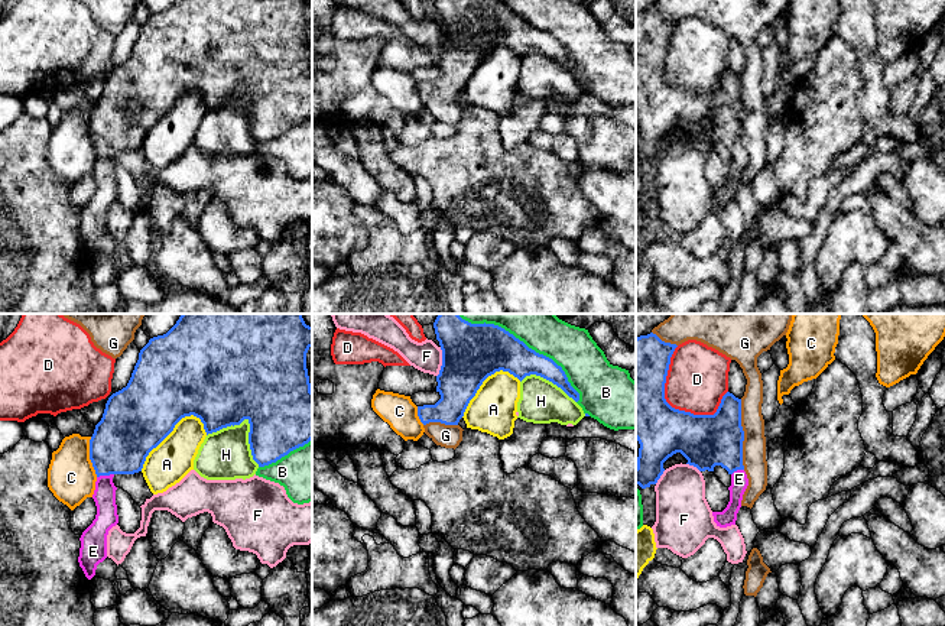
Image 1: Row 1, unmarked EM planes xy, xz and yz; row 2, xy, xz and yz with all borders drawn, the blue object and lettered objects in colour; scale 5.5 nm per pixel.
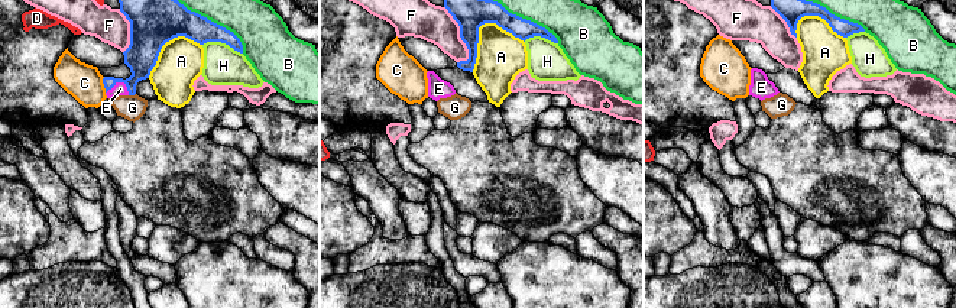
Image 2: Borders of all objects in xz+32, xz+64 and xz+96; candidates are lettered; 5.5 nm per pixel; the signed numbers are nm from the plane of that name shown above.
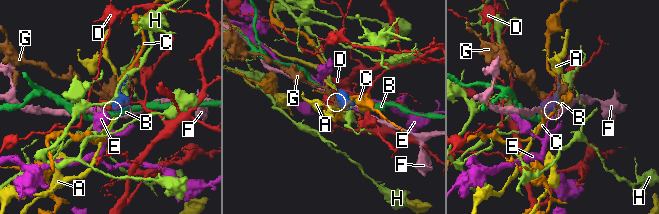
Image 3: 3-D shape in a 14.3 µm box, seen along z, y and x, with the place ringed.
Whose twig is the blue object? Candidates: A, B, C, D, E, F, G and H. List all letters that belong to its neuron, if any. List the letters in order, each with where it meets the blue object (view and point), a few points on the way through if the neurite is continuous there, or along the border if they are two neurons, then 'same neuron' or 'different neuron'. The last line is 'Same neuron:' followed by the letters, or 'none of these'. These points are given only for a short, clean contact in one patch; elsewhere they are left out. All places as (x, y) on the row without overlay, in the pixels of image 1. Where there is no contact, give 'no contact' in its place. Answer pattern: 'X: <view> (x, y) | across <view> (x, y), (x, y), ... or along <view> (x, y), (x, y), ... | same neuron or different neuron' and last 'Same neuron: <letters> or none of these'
A: xy (166, 112) | different neuron
B: xz (542, 31) | different neuron
C: xy (90, 133) | along xy (90, 113), (90, 138), (97, 152) | different neuron
D: yz (663, 73) | different neuron
E: xy (104, 151) | across xy (123, 114), (111, 127), (104, 151), (104, 171) | same neuron
F: xz (442, 38) | along xz (441, 23), (441, 45), (437, 52) | different neuron
G: yz (743, 110) | different neuron
H: xy (249, 99) | different neuron
Same neuron: E

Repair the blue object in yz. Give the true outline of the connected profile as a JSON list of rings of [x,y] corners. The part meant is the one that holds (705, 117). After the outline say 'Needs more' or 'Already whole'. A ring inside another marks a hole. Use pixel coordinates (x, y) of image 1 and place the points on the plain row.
[[[653,9],[636,14],[636,116],[640,120],[636,160],[642,165],[656,160],[665,147],[663,139],[676,129],[681,129],[688,136],[686,140],[699,147],[714,147],[715,142],[721,142],[731,152],[730,178],[722,188],[712,188],[712,192],[717,202],[727,204],[735,201],[743,171],[748,162],[743,142],[741,75],[727,68],[714,91],[694,91],[672,84],[665,75],[665,59],[676,23],[662,17]]]. Needs more

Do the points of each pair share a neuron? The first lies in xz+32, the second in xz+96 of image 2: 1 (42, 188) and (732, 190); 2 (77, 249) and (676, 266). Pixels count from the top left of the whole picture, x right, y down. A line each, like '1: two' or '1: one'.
1: two
2: one

